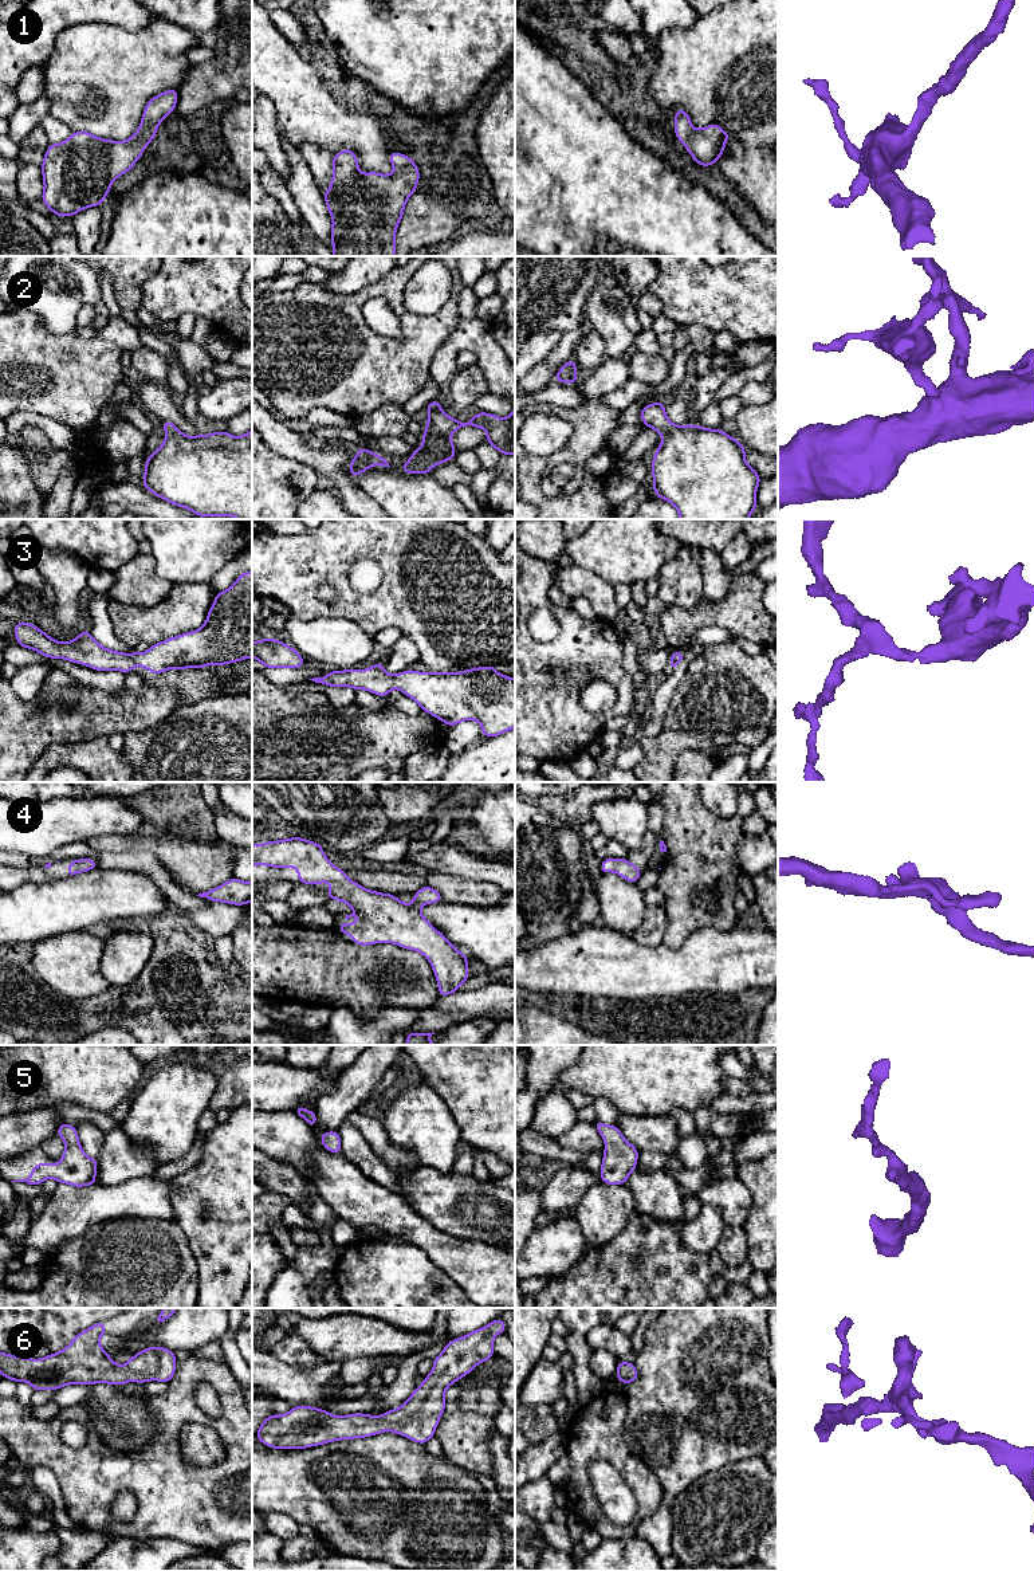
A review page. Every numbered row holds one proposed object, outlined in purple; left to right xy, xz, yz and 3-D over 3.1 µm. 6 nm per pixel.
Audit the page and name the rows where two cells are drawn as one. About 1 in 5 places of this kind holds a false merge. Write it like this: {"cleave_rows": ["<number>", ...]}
{"cleave_rows": []}

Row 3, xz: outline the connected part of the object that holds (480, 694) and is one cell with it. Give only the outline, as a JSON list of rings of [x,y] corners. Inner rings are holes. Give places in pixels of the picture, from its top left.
[[[376,663],[367,669],[331,669],[327,676],[310,680],[330,687],[351,687],[355,691],[366,690],[384,698],[393,688],[398,688],[417,702],[422,711],[443,720],[449,727],[464,720],[477,720],[481,724],[481,735],[488,738],[515,728],[515,679],[498,673],[495,665],[469,668],[455,673],[406,669],[397,675],[390,675],[384,669],[382,663]]]

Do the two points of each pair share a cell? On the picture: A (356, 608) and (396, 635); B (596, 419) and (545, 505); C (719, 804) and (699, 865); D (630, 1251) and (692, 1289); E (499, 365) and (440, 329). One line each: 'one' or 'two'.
A: two
B: one
C: two
D: one
E: two

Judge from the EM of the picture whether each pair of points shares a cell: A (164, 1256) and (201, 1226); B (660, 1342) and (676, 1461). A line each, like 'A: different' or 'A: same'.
A: different
B: same

